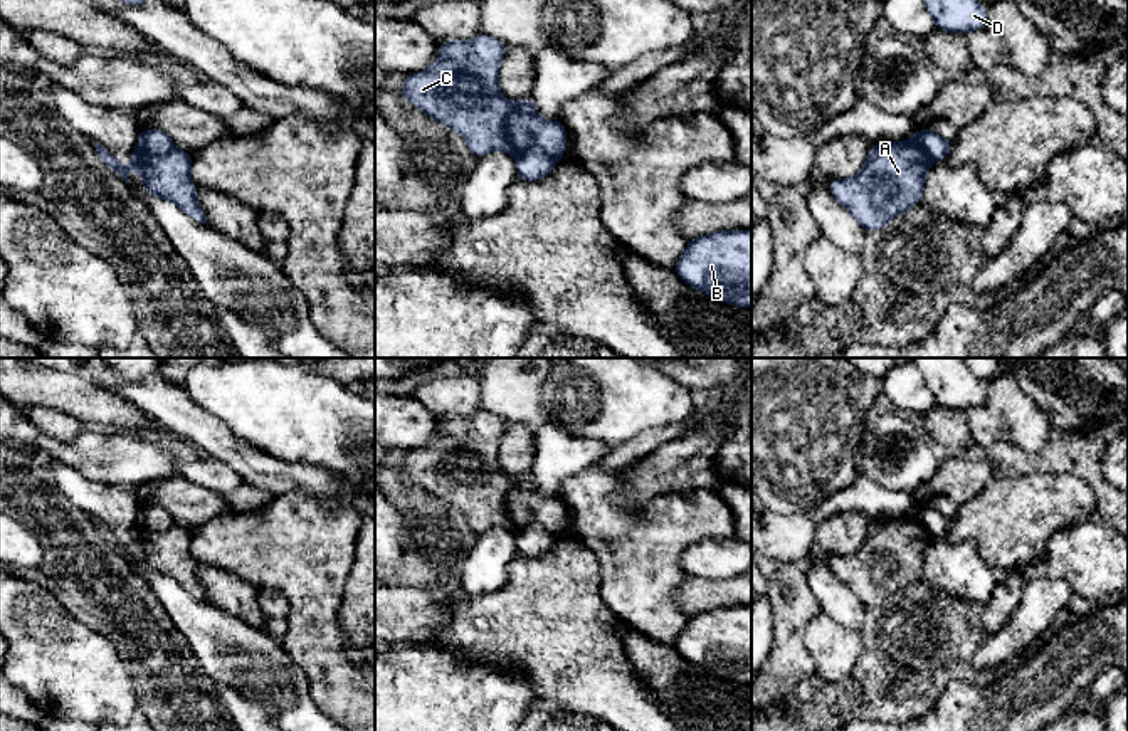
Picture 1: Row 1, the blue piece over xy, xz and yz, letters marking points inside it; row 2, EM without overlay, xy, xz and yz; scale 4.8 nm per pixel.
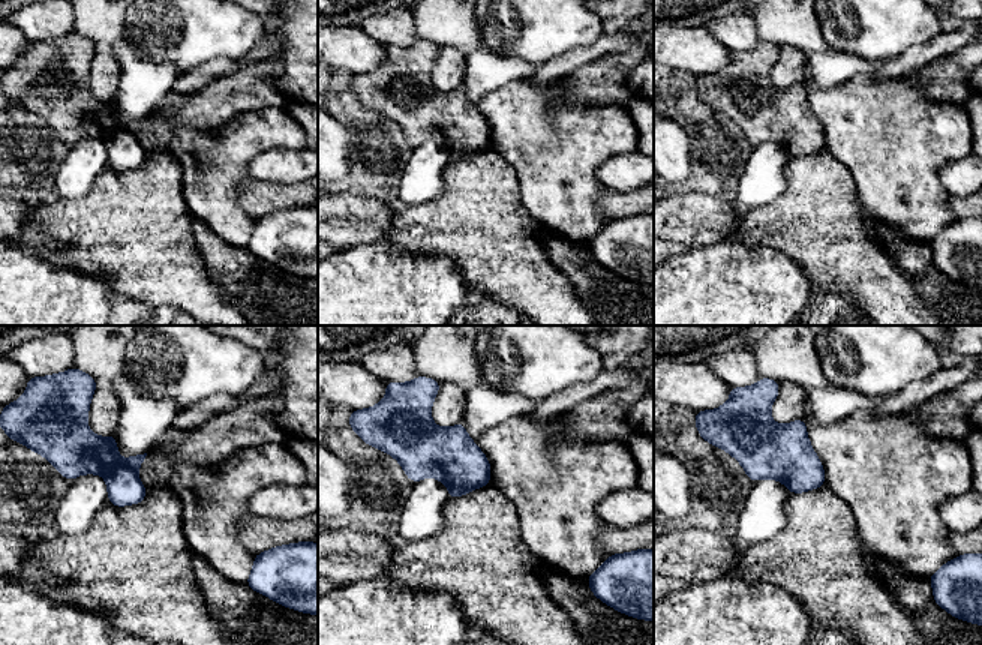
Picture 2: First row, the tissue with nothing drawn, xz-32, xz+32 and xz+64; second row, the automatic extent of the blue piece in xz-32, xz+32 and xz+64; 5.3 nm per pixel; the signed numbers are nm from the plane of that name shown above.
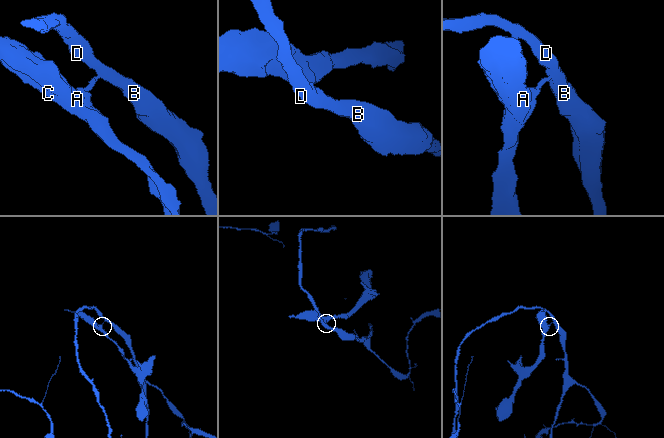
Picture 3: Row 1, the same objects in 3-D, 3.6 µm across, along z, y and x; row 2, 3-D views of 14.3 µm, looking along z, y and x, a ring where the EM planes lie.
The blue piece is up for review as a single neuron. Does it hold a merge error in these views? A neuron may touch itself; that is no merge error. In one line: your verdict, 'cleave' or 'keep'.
cleave

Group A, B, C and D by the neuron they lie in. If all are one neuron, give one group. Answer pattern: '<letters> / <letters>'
A C / B D

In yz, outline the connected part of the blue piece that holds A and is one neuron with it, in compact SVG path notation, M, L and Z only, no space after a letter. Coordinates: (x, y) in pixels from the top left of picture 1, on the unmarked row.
M913 516L871 523L856 553L829 558L832 573L864 607L879 607L923 575L931 536Z

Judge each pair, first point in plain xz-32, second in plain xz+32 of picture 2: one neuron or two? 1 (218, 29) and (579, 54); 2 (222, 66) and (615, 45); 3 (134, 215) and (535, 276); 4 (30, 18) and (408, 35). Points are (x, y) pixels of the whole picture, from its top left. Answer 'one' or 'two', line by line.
1: two
2: one
3: one
4: one

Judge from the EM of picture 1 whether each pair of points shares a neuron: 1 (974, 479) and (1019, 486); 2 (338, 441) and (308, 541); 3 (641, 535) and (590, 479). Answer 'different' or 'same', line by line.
1: different
2: different
3: same

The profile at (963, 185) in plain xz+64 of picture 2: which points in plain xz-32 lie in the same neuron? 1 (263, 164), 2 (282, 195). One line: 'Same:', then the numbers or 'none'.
Same: 1

